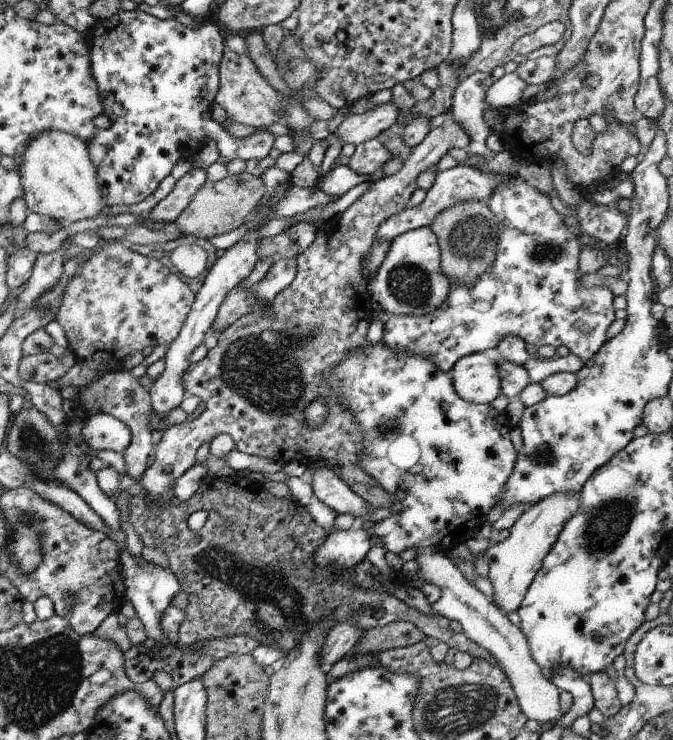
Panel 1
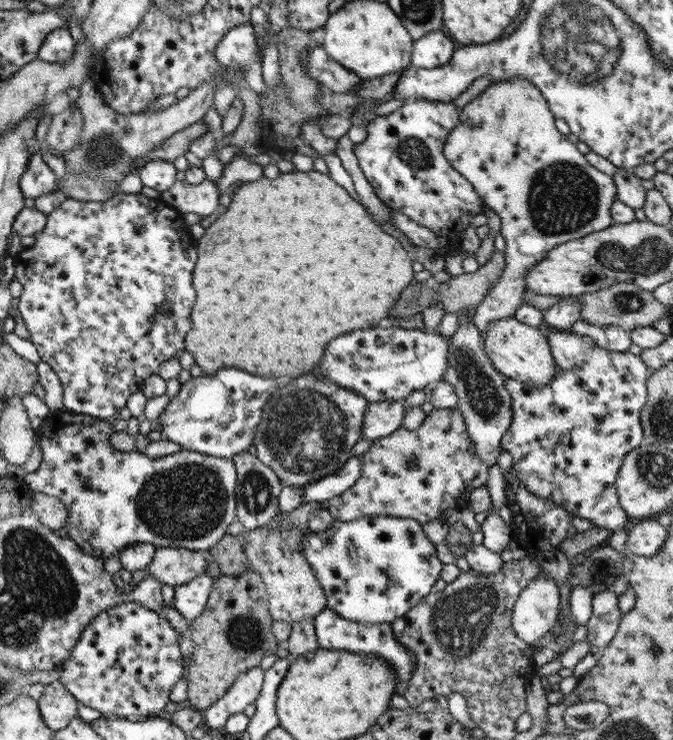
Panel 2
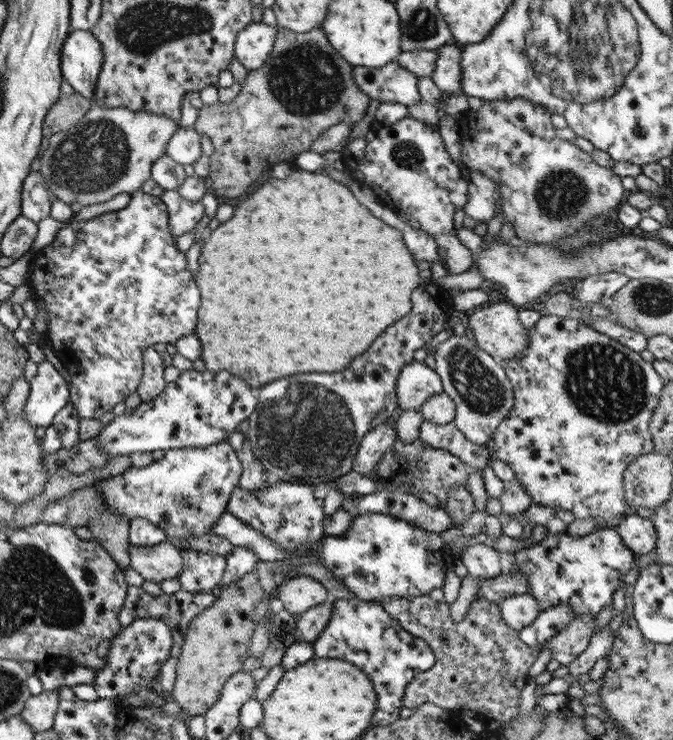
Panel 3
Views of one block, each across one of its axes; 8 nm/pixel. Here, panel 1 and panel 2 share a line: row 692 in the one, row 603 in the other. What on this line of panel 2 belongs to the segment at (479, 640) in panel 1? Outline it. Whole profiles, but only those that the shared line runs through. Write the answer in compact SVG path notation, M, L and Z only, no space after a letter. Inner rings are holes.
M548 572L536 577L520 593L512 613L512 628L527 649L538 642L560 619L559 588Z

